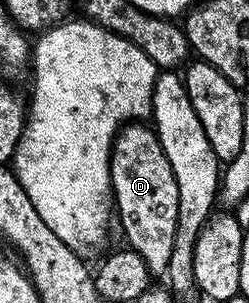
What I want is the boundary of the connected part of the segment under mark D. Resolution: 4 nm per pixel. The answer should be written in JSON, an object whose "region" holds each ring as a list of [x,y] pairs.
{"region":[[[131,122],[118,131],[114,138],[114,151],[110,153],[110,186],[116,220],[122,223],[122,232],[126,235],[125,243],[144,258],[144,266],[148,266],[151,277],[165,277],[172,258],[172,242],[176,238],[176,210],[180,207],[180,194],[176,190],[176,174],[172,174],[172,166],[168,166],[168,158],[153,127]]]}

